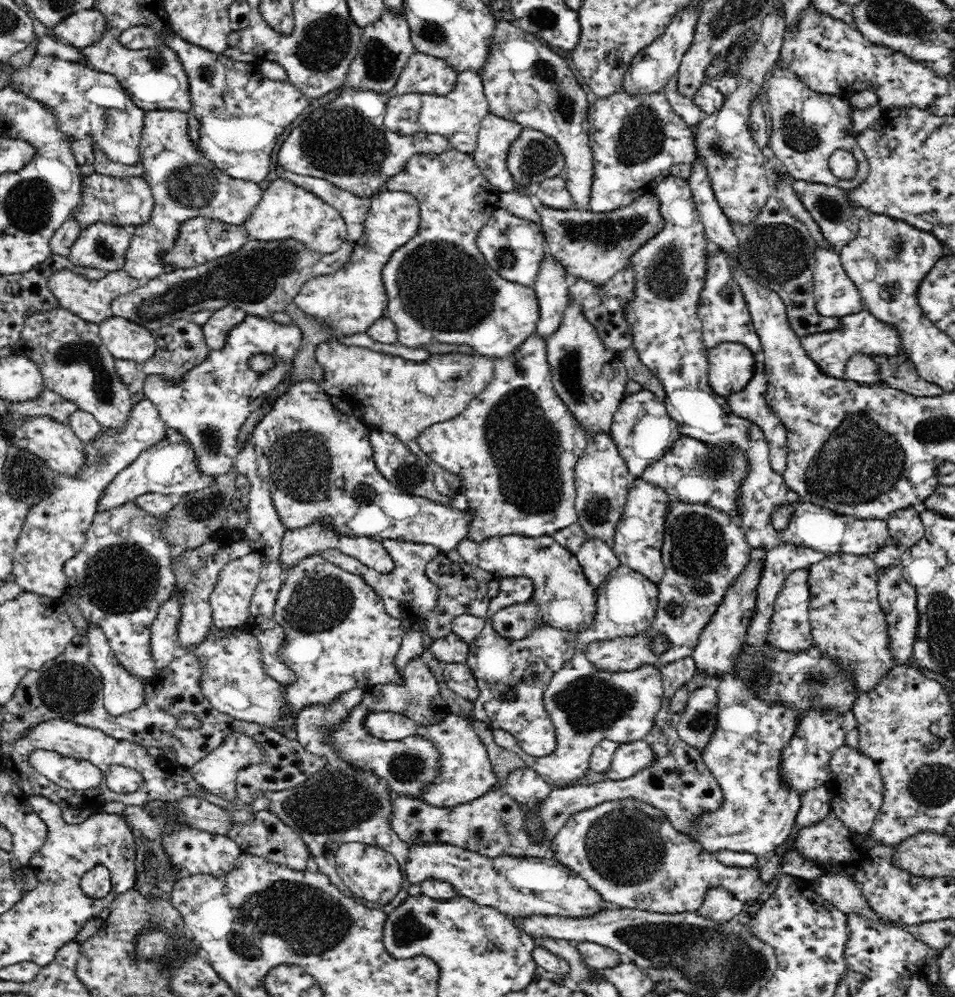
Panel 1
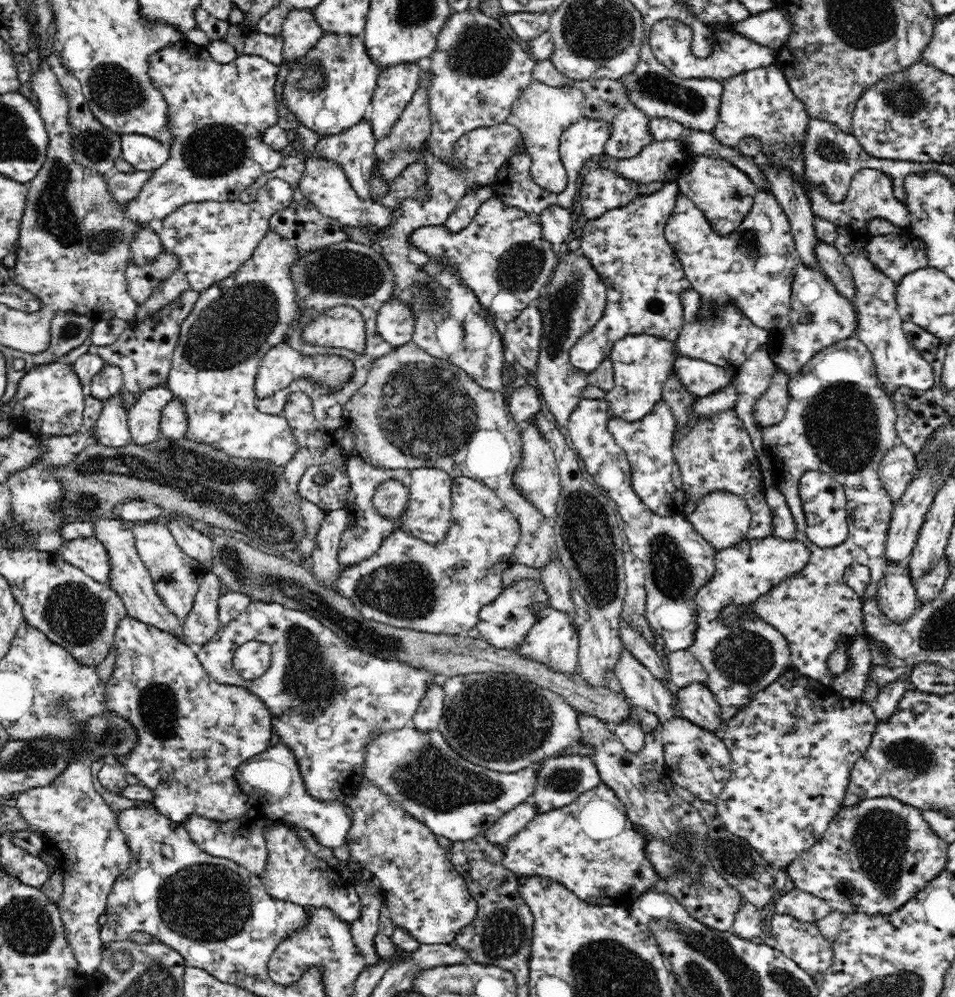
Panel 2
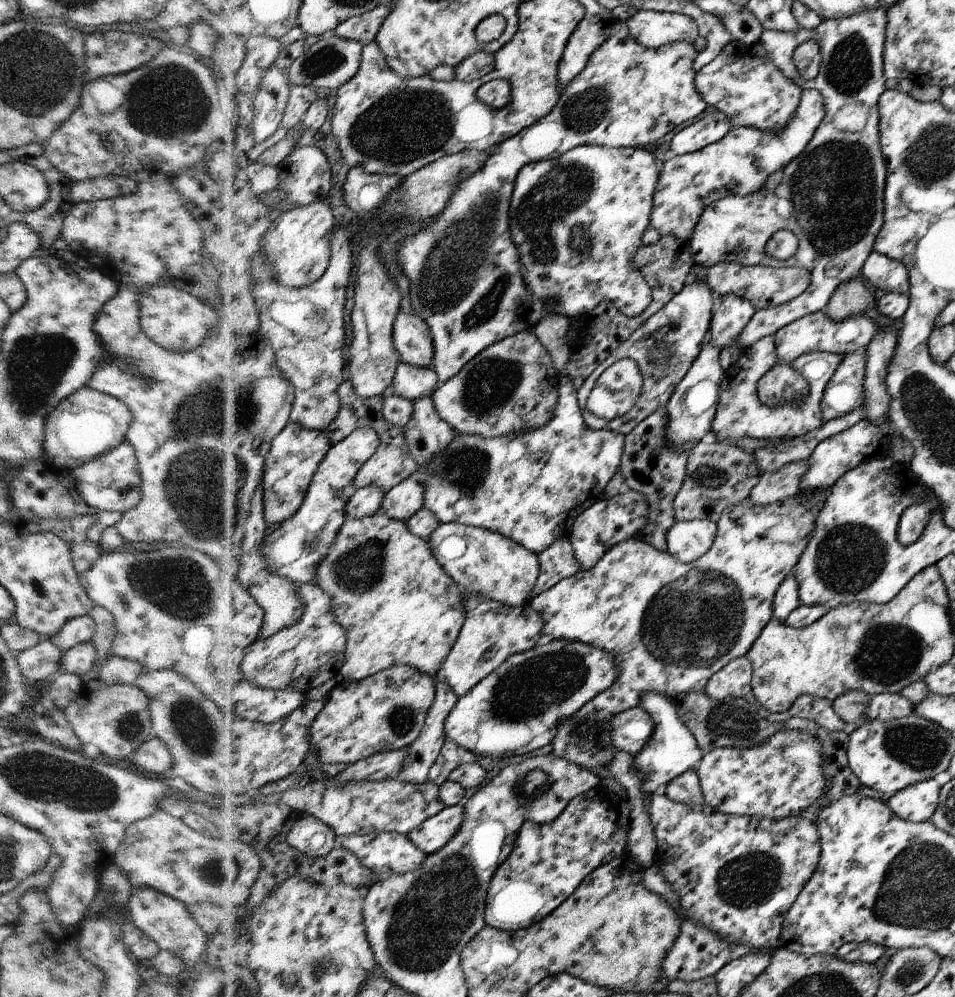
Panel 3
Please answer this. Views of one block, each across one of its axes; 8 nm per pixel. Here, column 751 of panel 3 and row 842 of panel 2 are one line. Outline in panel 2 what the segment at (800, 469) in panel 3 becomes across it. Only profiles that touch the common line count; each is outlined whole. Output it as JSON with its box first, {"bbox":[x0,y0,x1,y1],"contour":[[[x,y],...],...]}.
{"bbox":[483,800,538,848],"contour":[[[528,800],[528,802],[520,803],[510,812],[503,814],[483,834],[486,835],[488,841],[502,848],[511,836],[518,834],[537,815],[538,807],[536,807],[536,802]]]}

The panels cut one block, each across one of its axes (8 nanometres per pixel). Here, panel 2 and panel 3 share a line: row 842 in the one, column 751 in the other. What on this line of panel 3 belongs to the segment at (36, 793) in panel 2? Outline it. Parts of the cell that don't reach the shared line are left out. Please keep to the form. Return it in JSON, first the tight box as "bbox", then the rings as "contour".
{"bbox":[695,40,803,133],"contour":[[[733,40],[695,74],[696,92],[708,106],[723,112],[733,127],[754,127],[778,133],[797,114],[803,87],[776,66],[761,41],[752,44]]]}

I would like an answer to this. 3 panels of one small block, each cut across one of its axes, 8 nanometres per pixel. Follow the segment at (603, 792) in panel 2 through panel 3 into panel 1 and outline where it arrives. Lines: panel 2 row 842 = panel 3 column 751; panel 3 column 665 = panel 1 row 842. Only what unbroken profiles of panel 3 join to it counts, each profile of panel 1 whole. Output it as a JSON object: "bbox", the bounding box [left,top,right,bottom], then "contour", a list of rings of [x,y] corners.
{"bbox":[549,801,765,914],"contour":[[[640,801],[603,802],[594,808],[574,813],[558,830],[558,834],[551,842],[549,848],[551,858],[570,868],[574,868],[572,862],[576,858],[580,862],[590,864],[602,878],[590,878],[588,885],[600,890],[606,902],[622,908],[660,914],[688,913],[695,912],[703,905],[711,889],[727,890],[734,898],[746,903],[748,900],[756,900],[765,888],[762,871],[756,866],[725,866],[718,861],[715,852],[706,850],[687,834],[676,830],[661,810]]]}

